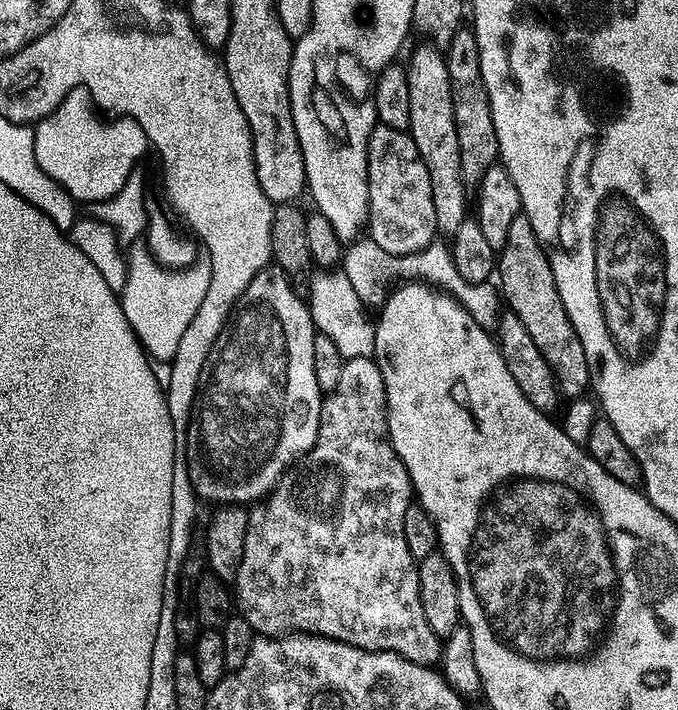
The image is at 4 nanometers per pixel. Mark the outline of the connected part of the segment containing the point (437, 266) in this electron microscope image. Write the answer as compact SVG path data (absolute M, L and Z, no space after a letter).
M357 238L343 249L342 271L354 286L355 293L365 306L379 305L385 295L384 279L392 274L404 274L406 278L421 278L434 286L439 286L459 302L465 310L478 322L478 326L489 330L495 329L498 323L498 307L500 300L498 292L491 283L477 282L462 278L458 266L454 266L451 247L447 243L434 242L421 252L409 256L391 256L386 250L378 247L370 238Z

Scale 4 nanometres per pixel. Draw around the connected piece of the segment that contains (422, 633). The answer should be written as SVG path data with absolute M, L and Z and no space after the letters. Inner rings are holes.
M373 357L345 359L338 390L327 393L320 405L320 429L316 444L304 457L299 468L300 473L292 470L285 475L272 489L263 506L253 507L249 511L242 566L238 568L234 581L234 600L238 605L239 615L243 616L246 622L250 622L253 633L261 636L324 636L328 640L340 640L344 644L365 648L371 652L393 652L415 664L435 665L442 651L442 640L434 634L434 630L430 630L430 622L426 622L426 614L422 614L422 598L418 594L418 561L413 558L406 546L406 534L402 534L404 515L414 502L412 483L406 466L402 466L398 454L388 441L386 390L382 382L382 370L376 365Z

